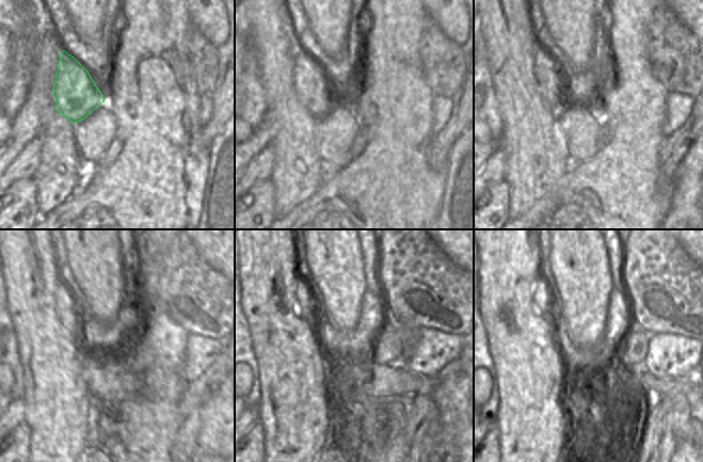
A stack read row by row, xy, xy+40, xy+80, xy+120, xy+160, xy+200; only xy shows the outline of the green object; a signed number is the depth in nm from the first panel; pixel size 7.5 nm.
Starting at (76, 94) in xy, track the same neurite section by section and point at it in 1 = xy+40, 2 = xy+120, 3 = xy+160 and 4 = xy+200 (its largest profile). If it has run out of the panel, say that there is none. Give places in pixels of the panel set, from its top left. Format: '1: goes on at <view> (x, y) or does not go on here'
1: goes on at xy+40 (310, 85)
2: goes on at xy+120 (67, 314)
3: goes on at xy+160 (303, 301)
4: goes on at xy+200 (540, 285)

